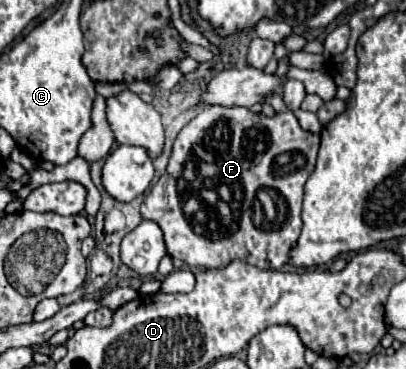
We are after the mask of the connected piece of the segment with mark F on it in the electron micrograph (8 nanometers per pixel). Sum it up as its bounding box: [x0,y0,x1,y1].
[142,105,320,269]

